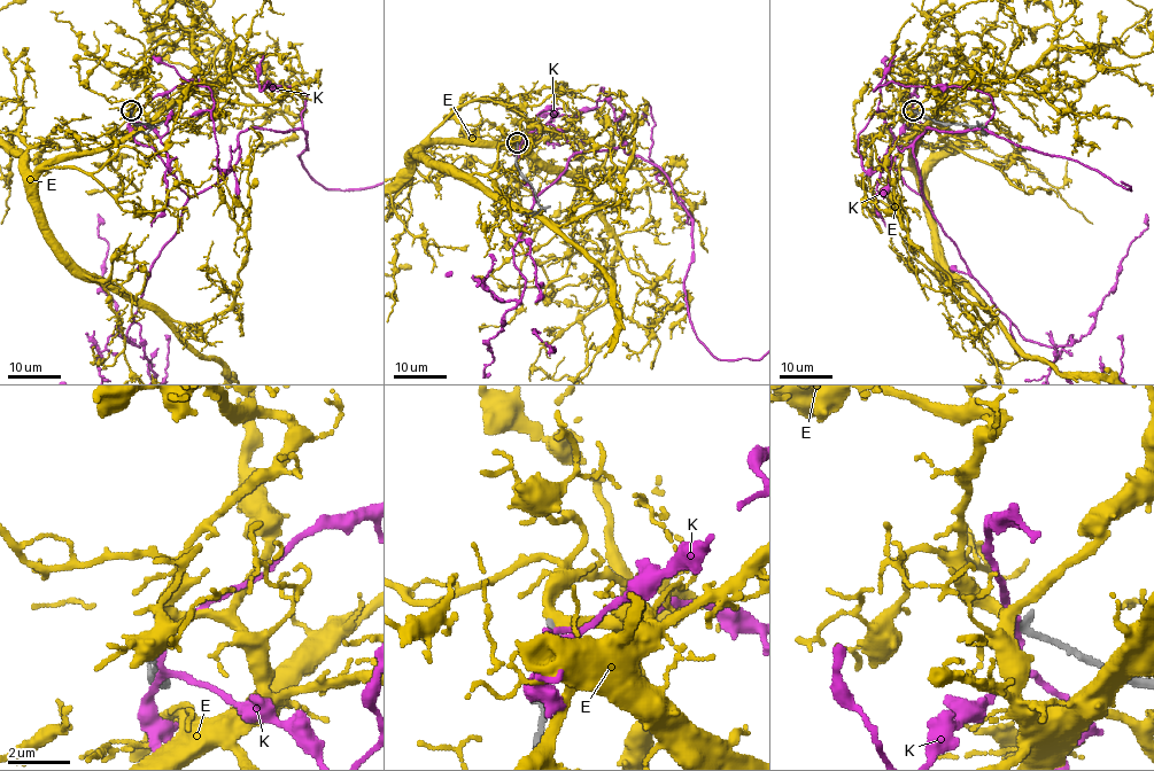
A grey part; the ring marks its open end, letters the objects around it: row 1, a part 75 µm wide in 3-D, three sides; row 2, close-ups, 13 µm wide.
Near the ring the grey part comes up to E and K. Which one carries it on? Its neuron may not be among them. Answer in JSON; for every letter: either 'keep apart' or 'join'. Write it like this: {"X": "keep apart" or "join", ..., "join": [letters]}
{"E": "keep apart", "K": "keep apart", "join": []}

